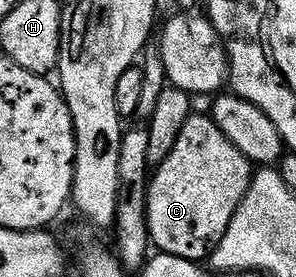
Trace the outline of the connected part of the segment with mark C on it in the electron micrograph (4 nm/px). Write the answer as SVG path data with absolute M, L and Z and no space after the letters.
M191 113L184 121L171 152L164 157L158 167L153 168L146 184L146 228L150 242L161 254L174 255L178 260L205 260L216 249L220 237L236 213L236 205L244 197L250 184L252 164L224 133L215 125L214 120L206 113Z

